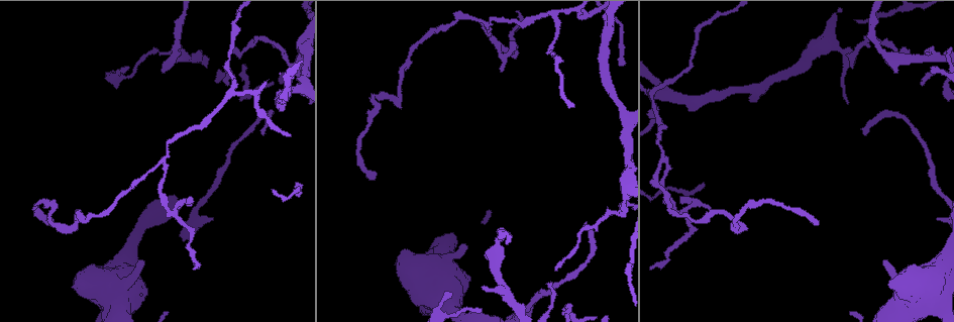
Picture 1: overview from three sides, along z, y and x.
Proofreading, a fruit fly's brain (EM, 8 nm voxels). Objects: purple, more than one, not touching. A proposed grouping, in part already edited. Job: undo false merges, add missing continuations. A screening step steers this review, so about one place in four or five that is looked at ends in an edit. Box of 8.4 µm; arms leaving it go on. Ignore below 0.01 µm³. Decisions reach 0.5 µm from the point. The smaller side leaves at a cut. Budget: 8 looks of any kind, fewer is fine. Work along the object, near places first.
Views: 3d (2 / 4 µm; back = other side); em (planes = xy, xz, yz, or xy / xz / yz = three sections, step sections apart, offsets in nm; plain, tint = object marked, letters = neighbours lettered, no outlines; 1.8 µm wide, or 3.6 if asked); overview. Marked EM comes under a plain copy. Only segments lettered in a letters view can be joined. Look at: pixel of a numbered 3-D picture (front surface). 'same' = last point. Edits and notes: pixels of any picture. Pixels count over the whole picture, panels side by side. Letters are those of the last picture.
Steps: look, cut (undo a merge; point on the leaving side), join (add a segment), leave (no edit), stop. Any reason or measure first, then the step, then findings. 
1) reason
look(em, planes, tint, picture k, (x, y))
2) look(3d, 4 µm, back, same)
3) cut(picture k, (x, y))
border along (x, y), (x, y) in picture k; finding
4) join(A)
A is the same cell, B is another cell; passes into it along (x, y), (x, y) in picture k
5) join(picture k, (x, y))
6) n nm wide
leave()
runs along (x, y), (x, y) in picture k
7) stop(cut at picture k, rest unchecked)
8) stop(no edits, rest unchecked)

end of a long branch
look(3d, 2 µm, back, picture 1, (908, 52))

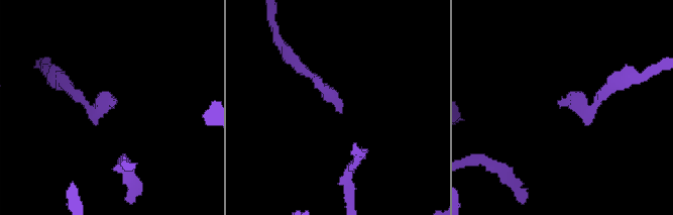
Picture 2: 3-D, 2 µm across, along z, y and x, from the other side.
now the EM
look(em, xy, step 16, letters, picture 2, (560, 101))

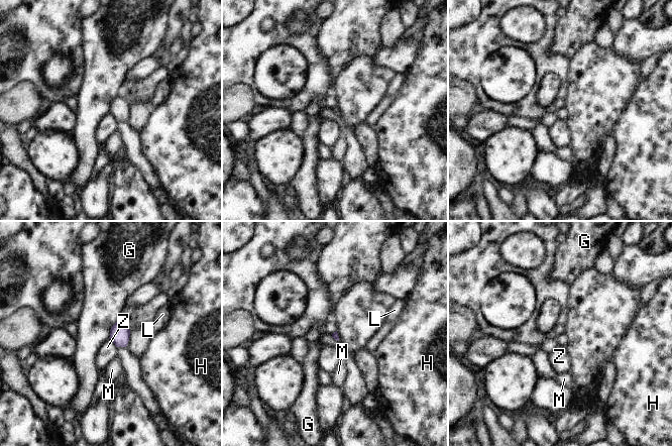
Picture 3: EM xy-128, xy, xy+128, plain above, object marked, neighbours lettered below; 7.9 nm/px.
look(em, planes, letters, same)

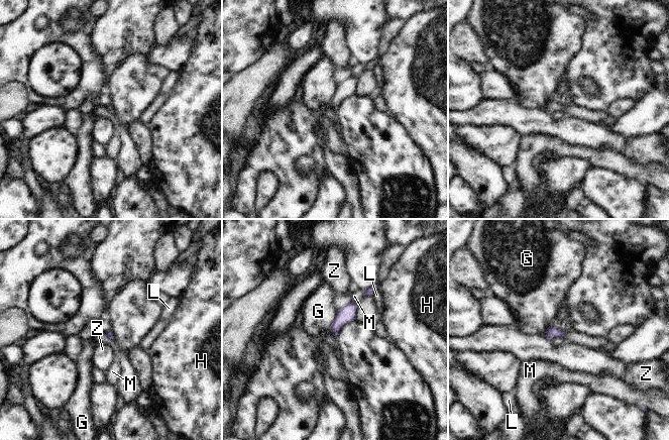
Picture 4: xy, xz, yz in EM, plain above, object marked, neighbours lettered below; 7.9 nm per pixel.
leave()
G, H, L, M and Z are other cells; border along (545, 335), (549, 340) in picture 4; none of them fits

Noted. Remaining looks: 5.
long arm stops here
look(em, planes, letters, picture 1, (263, 133))

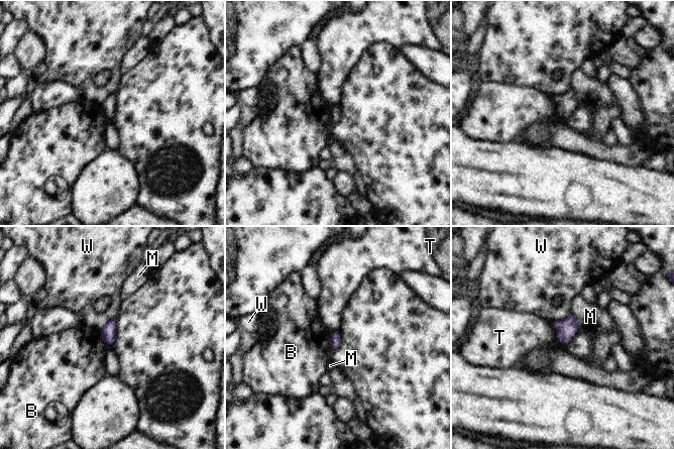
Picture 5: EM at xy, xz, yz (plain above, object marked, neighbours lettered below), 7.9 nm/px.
90 nm wide; W touches over 180 nm
leave()
B, M, T and W are other cells; no lettered segment goes on from it

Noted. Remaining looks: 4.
three arms meet
look(em, planes, letters, picture 1, (851, 65))

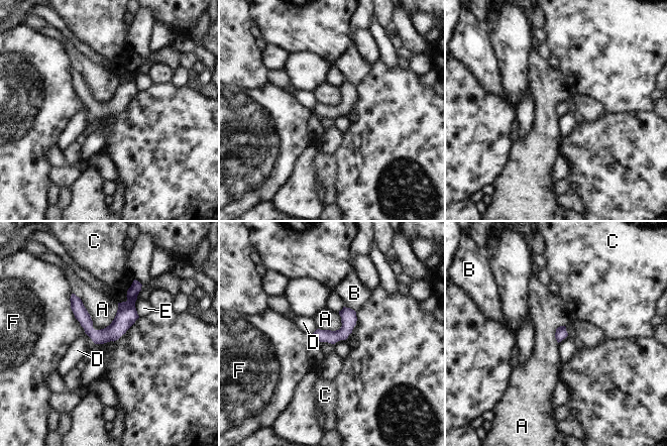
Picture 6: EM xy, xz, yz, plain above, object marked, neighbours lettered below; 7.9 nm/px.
A touches over 400 nm
leave()
A, B, C, D, E and F are other cells; border along (73, 293), (95, 329), (112, 322) in picture 6; continuous, no second cell

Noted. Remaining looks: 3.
stop(no edits, rest unchecked)

